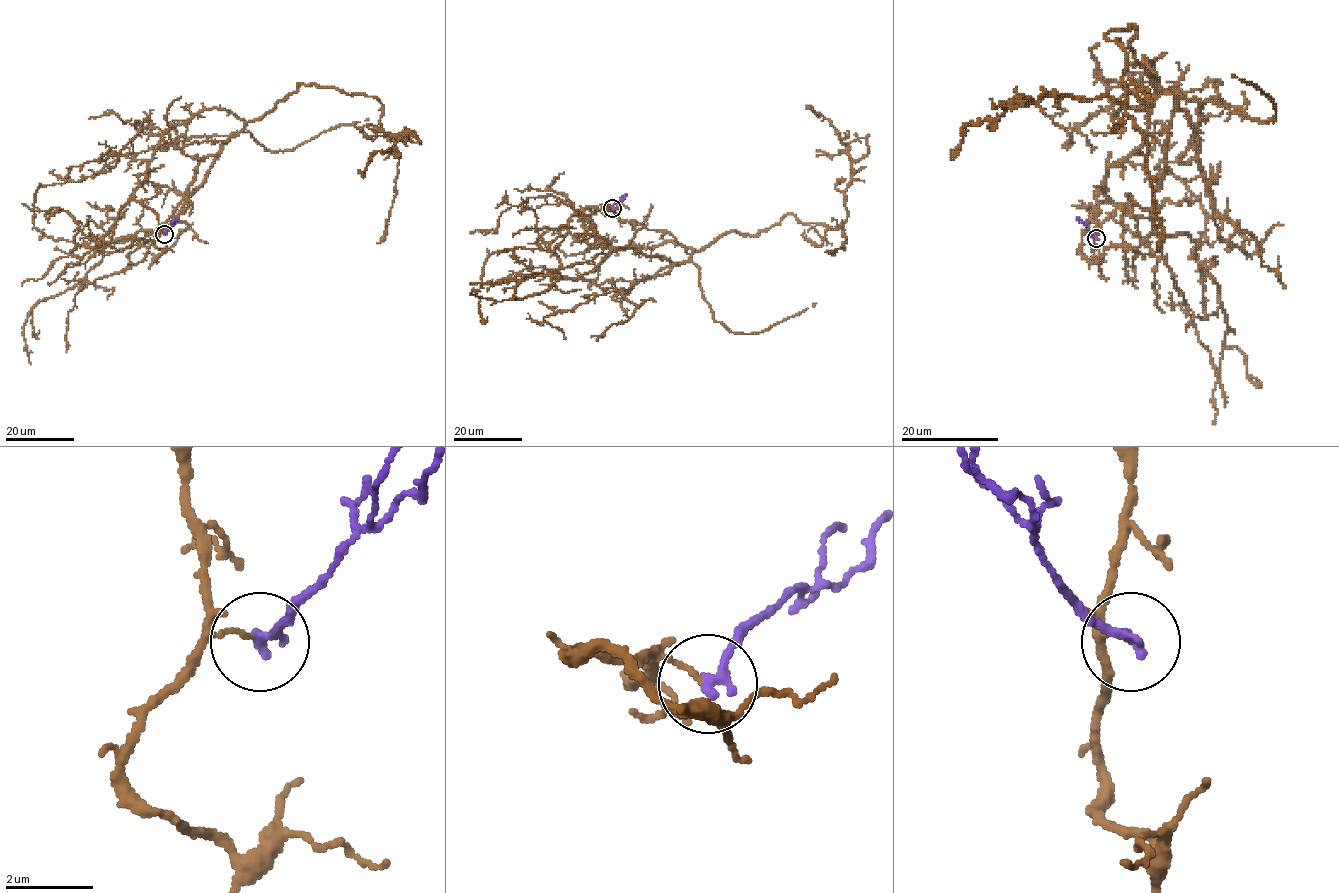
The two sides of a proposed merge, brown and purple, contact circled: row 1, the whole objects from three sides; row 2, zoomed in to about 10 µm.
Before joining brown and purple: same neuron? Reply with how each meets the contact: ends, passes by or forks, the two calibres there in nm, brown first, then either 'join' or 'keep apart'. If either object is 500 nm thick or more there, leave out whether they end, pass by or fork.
brown ends there; purple ends there; 100 nm thick on the brown side, 260 nm on the other; keep apart

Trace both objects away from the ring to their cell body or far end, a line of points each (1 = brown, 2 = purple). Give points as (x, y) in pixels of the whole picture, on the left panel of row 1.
1: (164, 234), (133, 198), (160, 137), (235, 114), (159, 230), (44, 235), (35, 192), (71, 166)
2: (164, 234), (178, 218)

